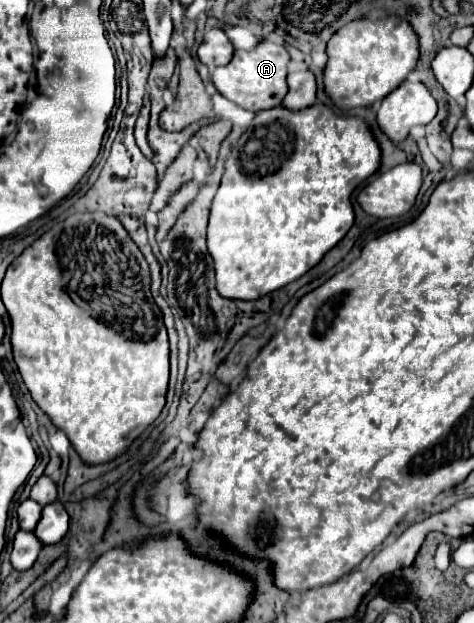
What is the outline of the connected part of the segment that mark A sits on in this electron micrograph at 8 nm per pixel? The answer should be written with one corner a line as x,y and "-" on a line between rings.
261,40
253,50
235,50
231,62
227,66
219,66
213,72
213,84
221,96
237,102
239,106
257,112
267,110
271,106
281,104
287,94
287,64
291,56
283,44
273,44
269,40

